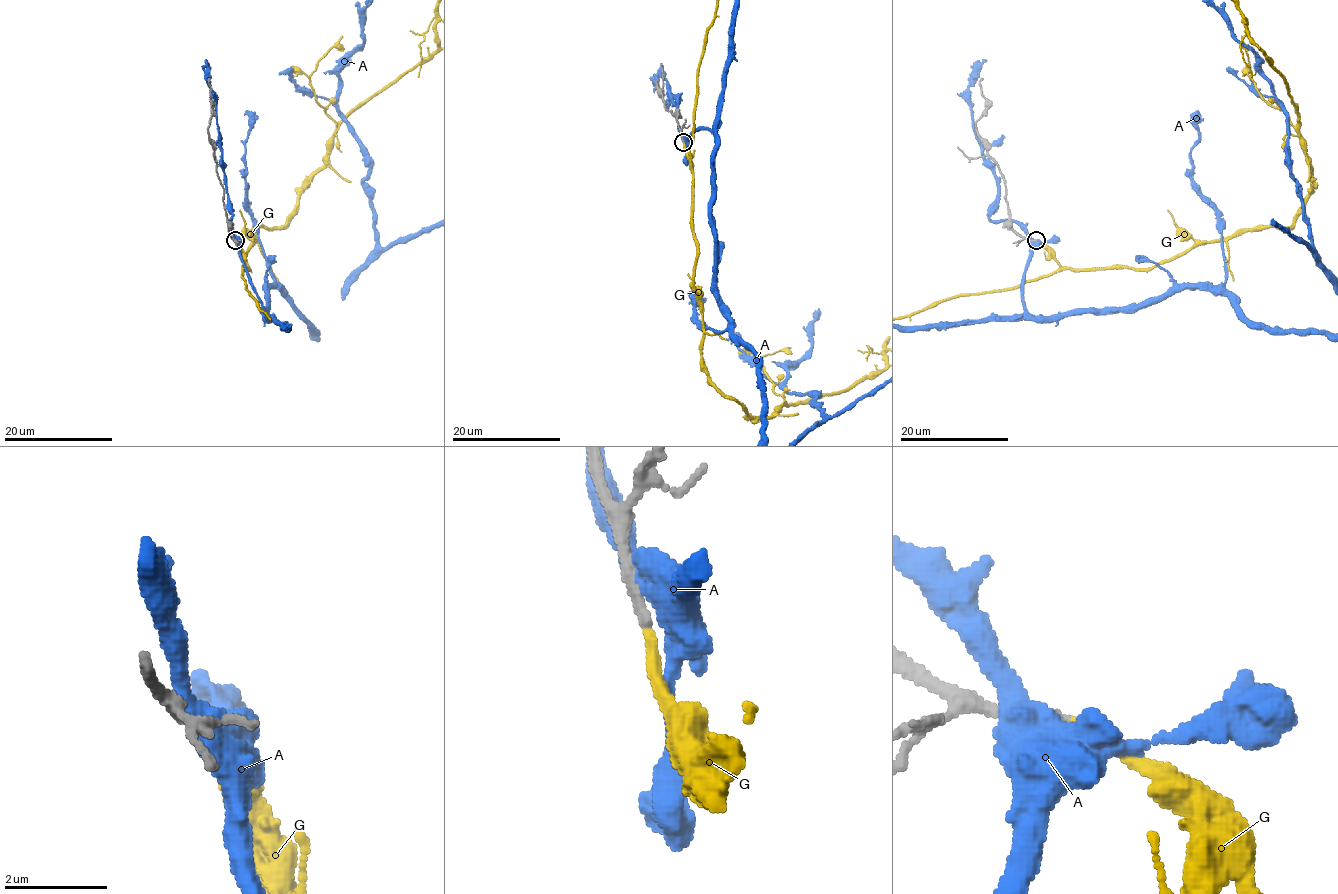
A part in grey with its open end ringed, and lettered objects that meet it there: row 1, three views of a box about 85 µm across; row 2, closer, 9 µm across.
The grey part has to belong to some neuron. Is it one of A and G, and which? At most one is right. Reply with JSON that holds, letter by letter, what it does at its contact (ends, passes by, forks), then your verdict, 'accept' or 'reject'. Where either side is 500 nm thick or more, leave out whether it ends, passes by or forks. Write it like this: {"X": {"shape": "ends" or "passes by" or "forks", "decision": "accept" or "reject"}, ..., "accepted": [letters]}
{"A": {"decision": "reject"}, "G": {"shape": "ends", "decision": "accept"}, "accepted": ["G"]}

